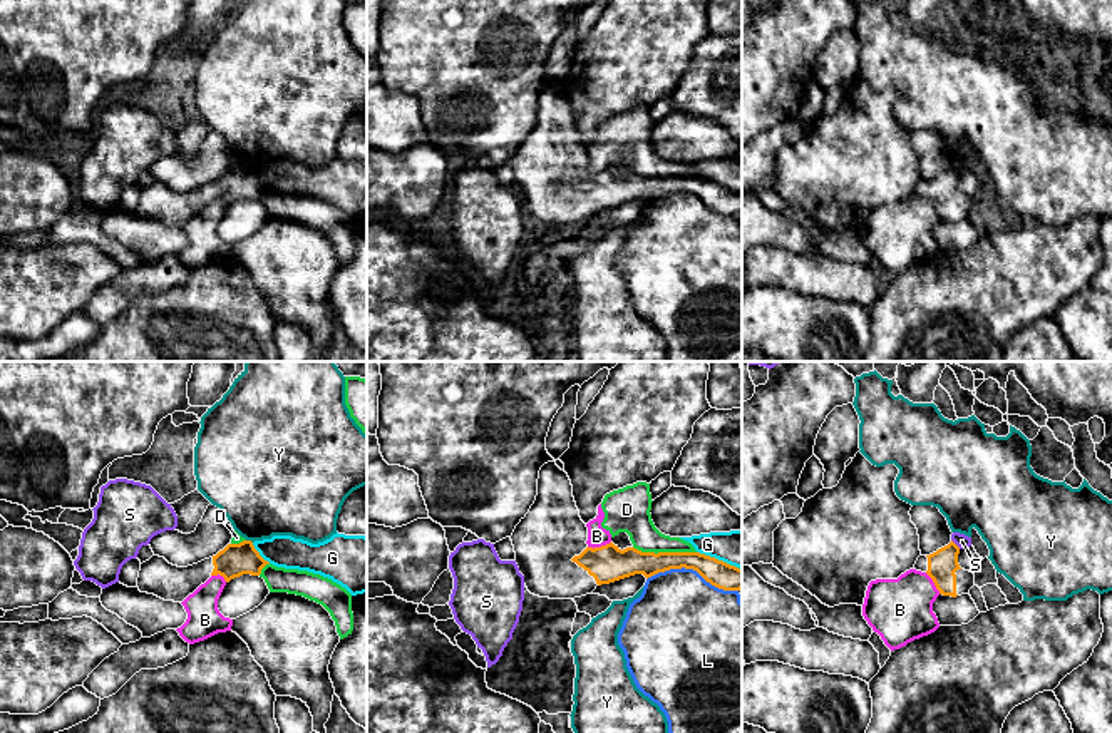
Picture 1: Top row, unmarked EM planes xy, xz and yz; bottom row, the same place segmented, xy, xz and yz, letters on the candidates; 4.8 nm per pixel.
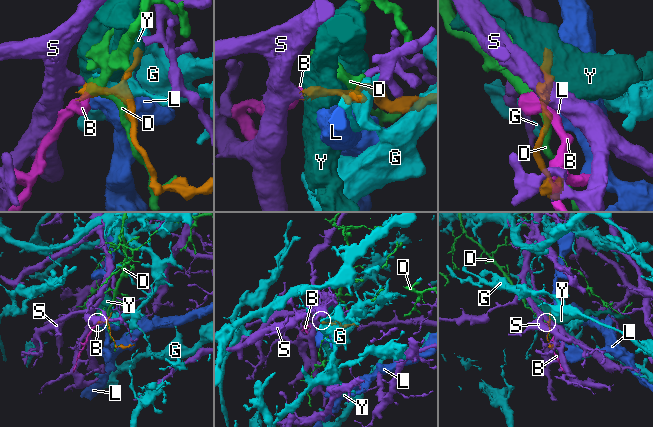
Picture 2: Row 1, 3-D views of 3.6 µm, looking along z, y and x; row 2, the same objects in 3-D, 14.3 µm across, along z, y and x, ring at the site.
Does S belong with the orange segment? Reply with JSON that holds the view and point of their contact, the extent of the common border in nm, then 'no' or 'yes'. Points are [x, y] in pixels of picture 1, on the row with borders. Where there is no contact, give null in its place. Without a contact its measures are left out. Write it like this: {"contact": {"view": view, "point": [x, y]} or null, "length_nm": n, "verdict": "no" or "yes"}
{"contact": {"view": "yz", "point": [955, 544]}, "length_nm": 60, "verdict": "no"}

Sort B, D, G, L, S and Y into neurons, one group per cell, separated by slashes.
B D / G / L / S / Y

